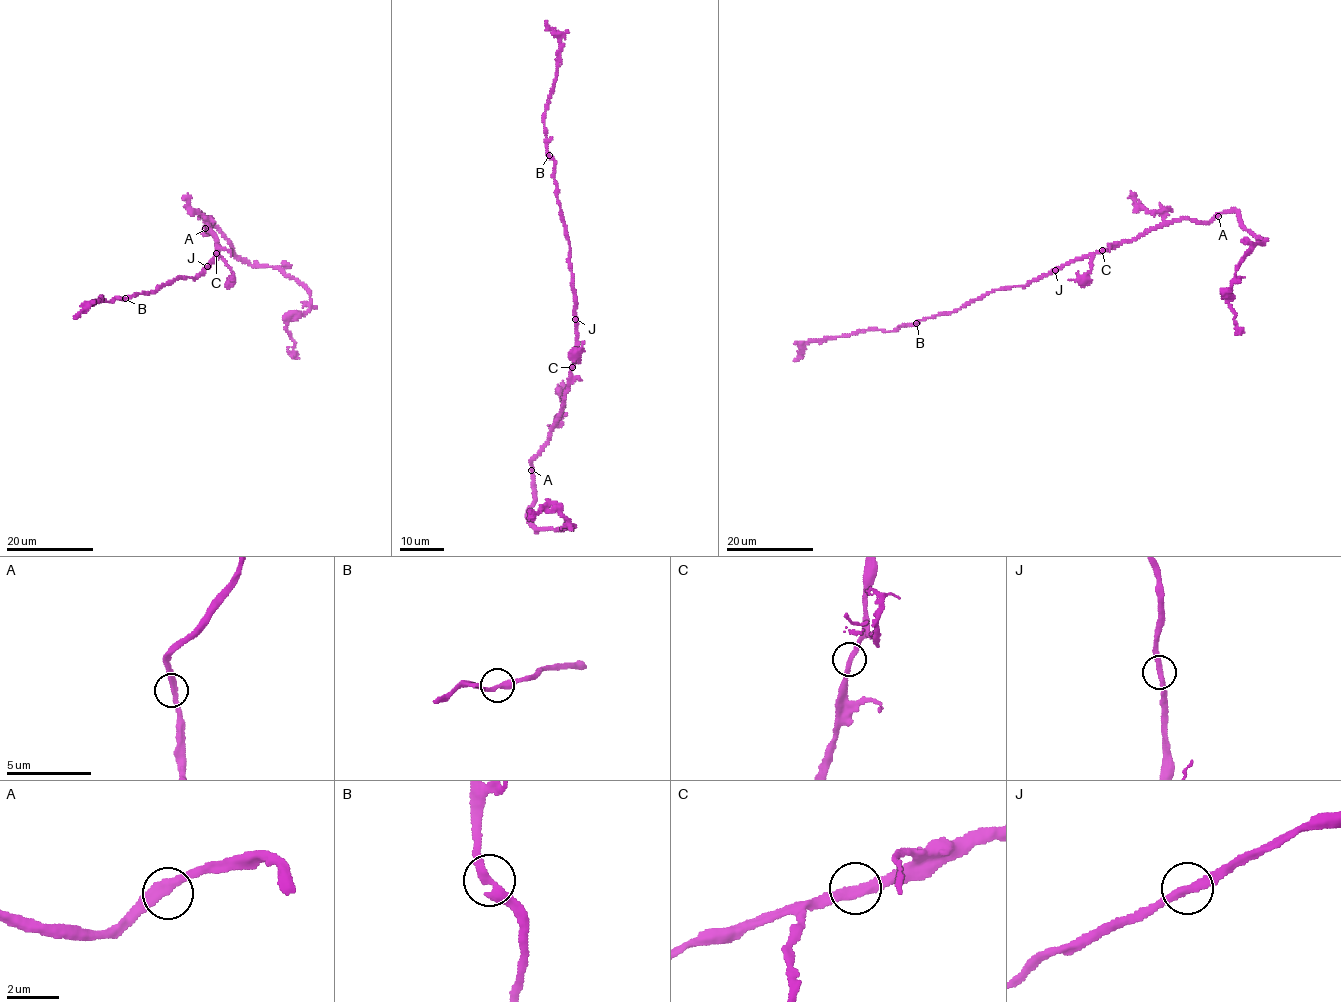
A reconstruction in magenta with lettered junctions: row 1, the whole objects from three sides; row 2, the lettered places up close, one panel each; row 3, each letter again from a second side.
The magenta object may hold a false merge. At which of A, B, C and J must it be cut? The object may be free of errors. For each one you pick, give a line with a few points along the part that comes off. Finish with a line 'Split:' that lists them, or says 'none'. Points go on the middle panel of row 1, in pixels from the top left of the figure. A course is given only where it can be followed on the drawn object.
Split: none

